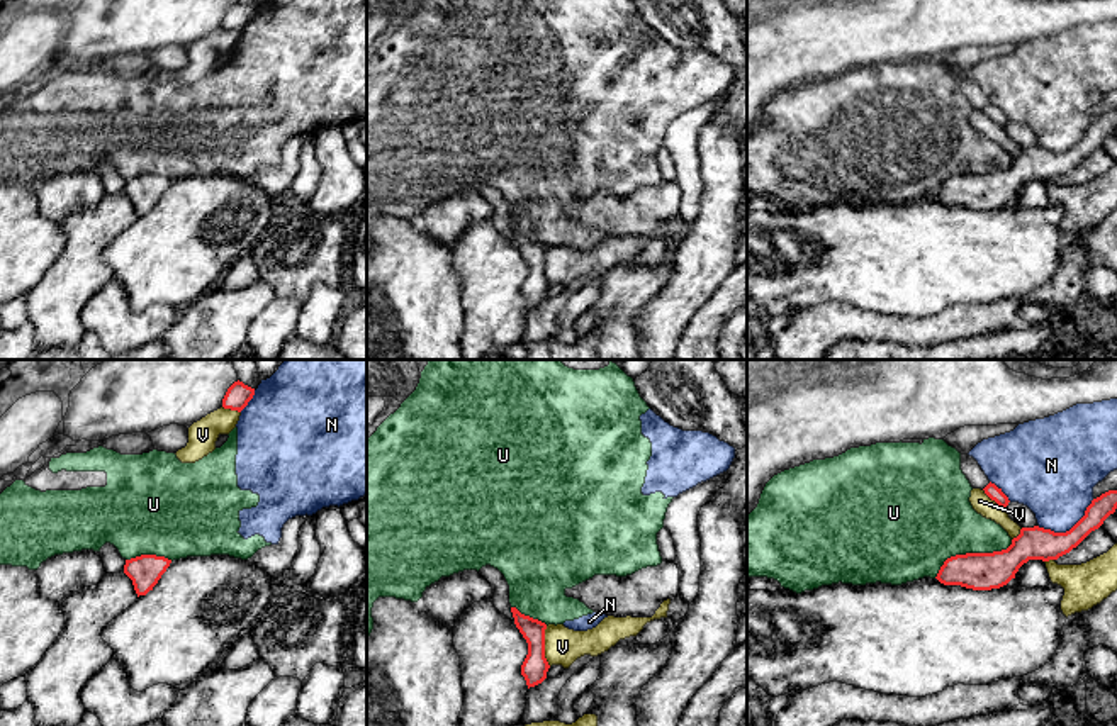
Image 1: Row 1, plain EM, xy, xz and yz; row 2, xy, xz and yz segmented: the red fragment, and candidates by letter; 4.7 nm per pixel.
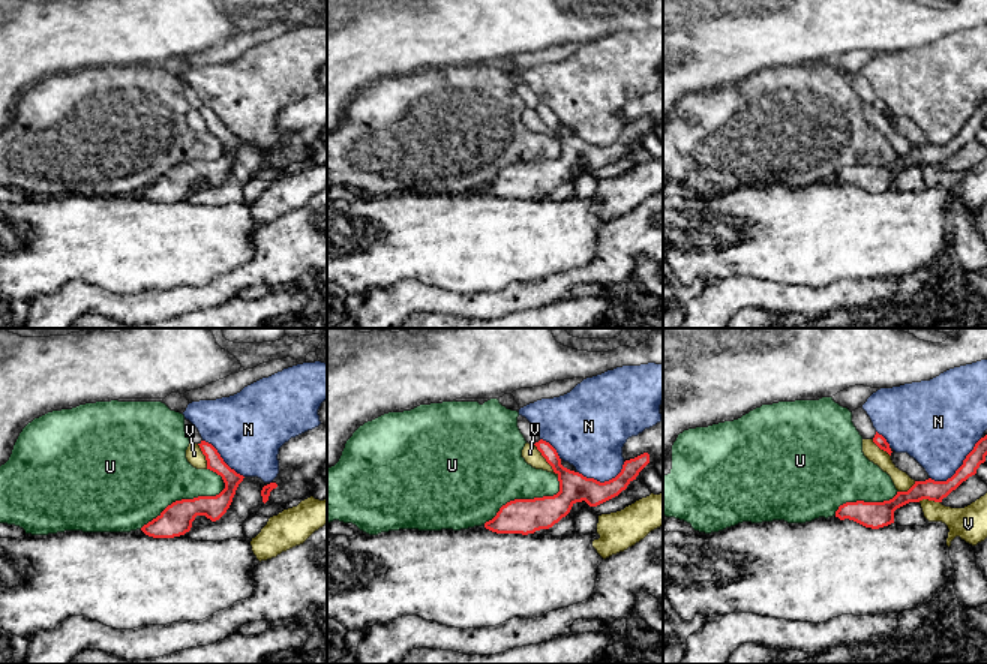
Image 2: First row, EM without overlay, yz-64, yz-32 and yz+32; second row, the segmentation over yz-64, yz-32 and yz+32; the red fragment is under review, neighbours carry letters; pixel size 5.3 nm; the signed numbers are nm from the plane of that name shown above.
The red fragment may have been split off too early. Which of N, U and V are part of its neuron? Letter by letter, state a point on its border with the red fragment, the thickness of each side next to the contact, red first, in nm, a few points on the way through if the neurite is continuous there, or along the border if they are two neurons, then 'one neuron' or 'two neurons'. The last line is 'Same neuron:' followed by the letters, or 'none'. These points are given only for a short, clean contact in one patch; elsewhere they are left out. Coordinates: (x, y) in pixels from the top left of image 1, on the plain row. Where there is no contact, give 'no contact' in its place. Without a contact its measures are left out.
N: yz (1070, 150) | 160/360 nm | two neurons
U: yz (971, 173) | 180/400 nm | two neurons
V: xz (544, 267) | 120/180 nm | two neurons
Same neuron: none

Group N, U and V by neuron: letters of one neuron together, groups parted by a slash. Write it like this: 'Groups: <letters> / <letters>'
Groups: N U / V

